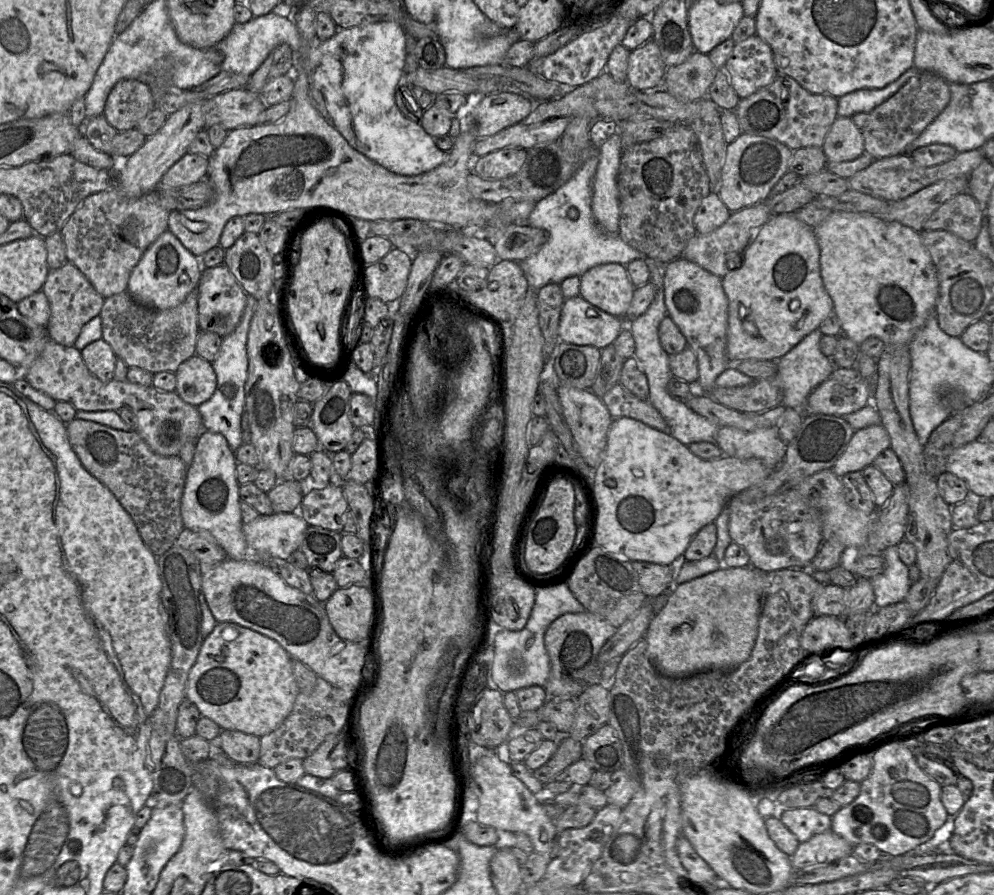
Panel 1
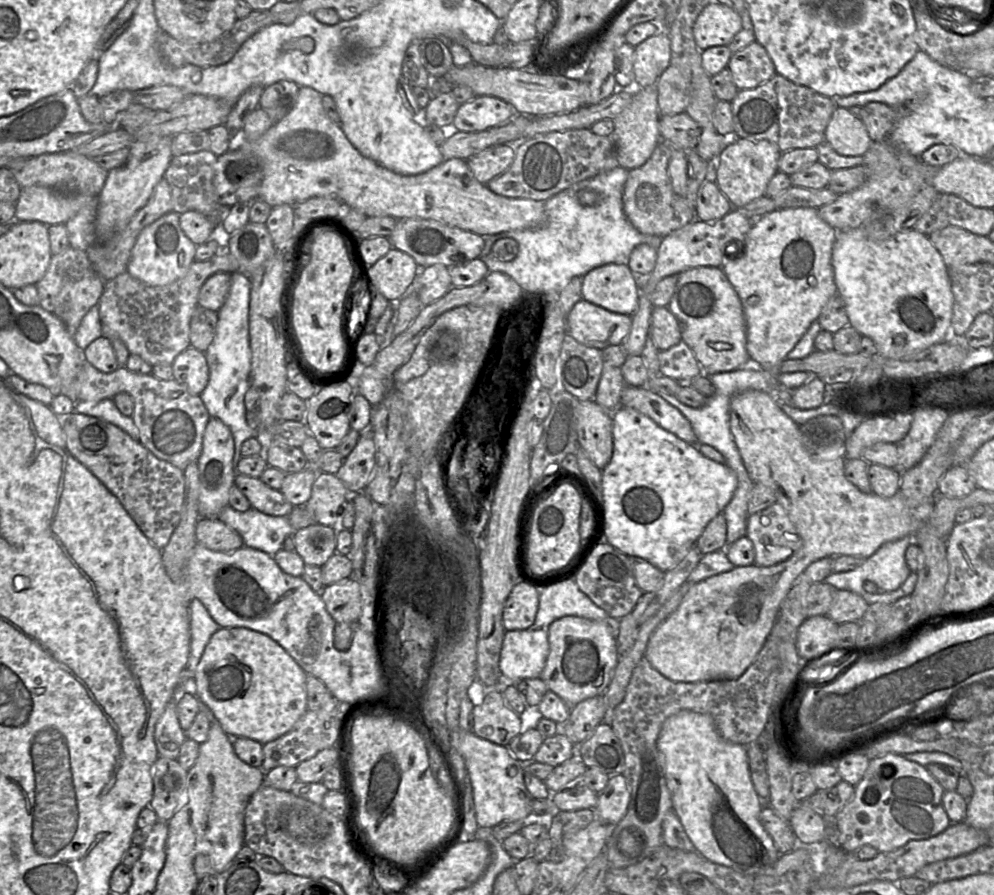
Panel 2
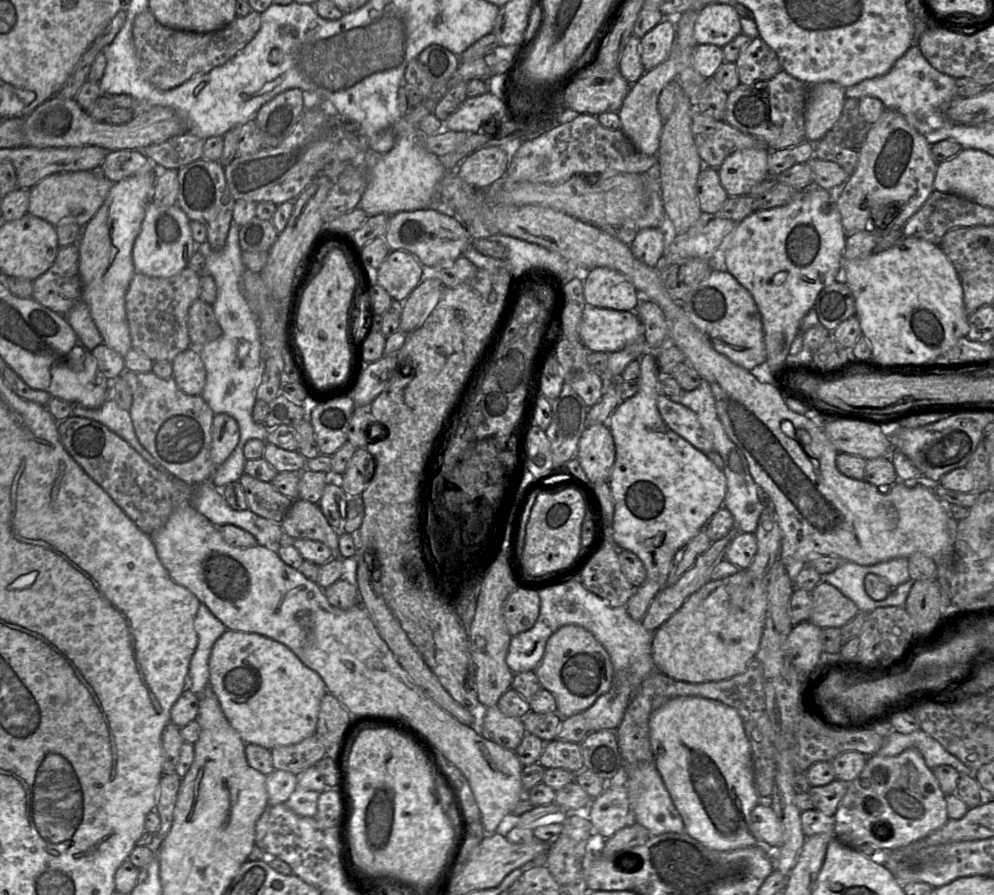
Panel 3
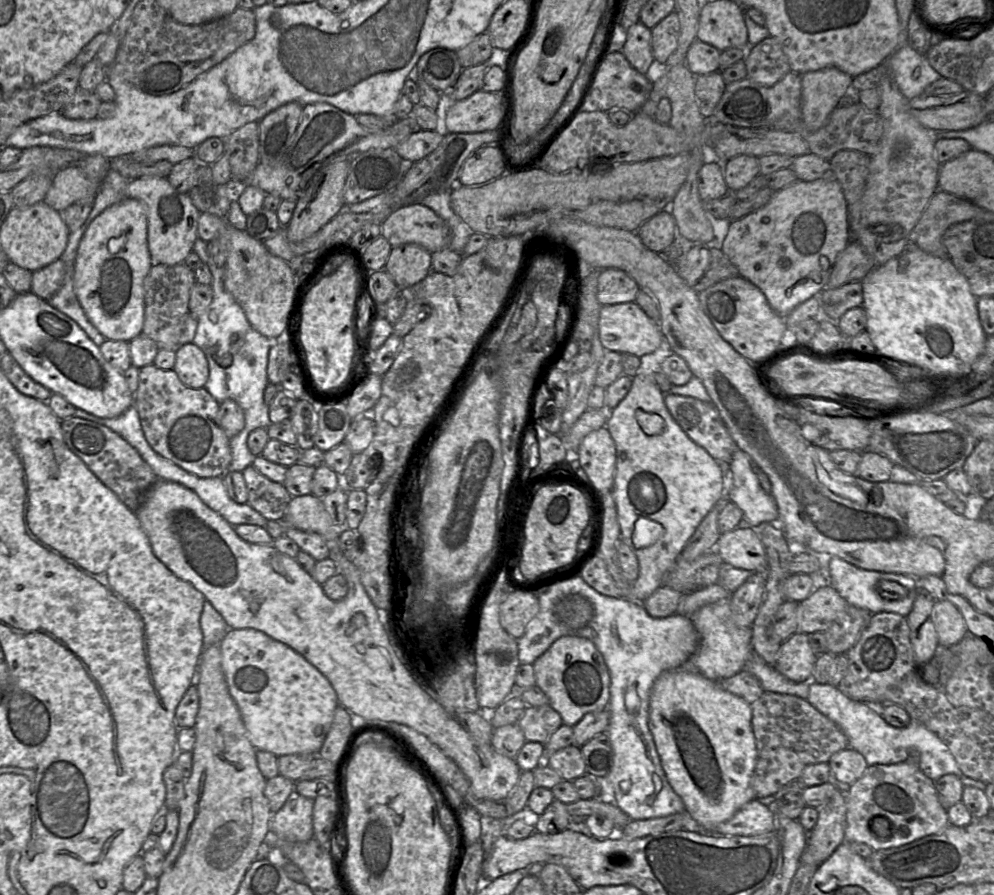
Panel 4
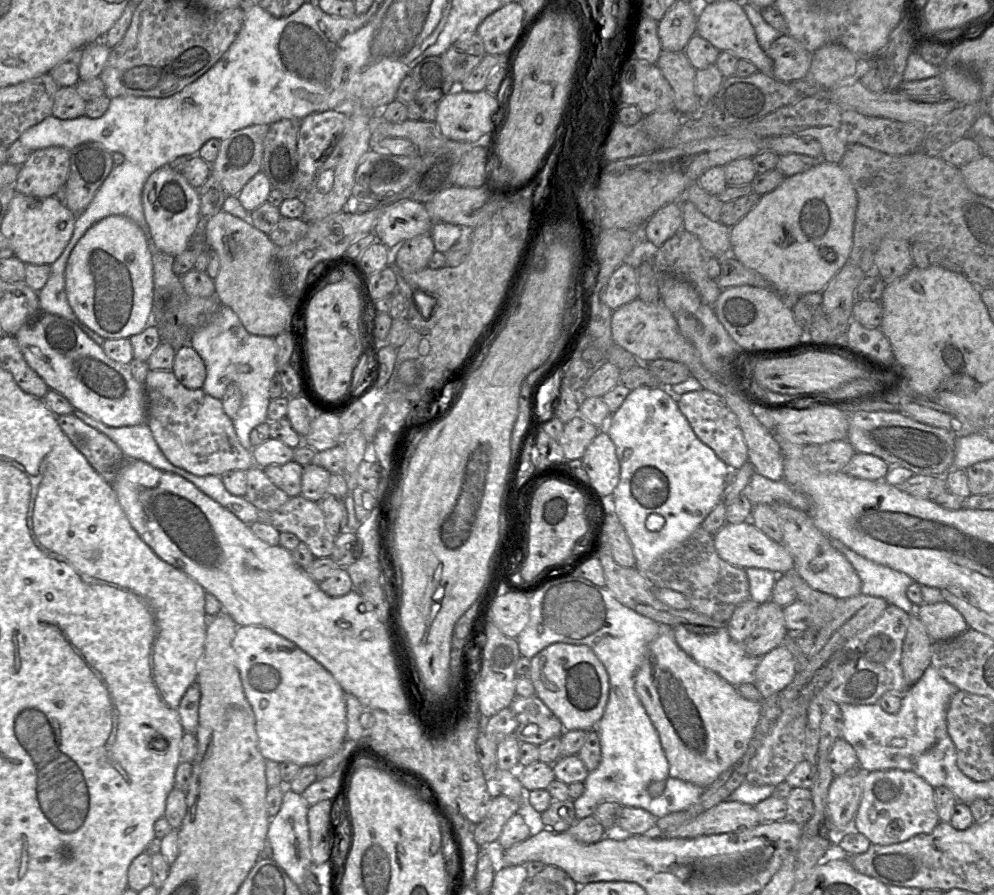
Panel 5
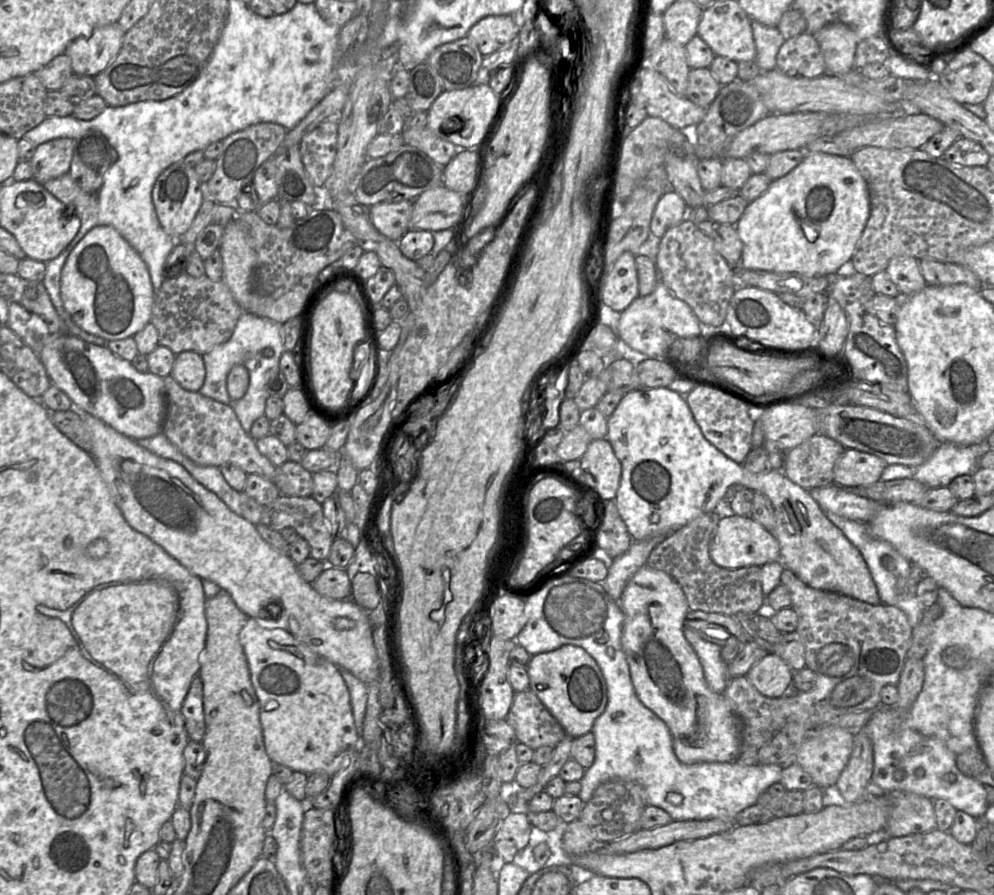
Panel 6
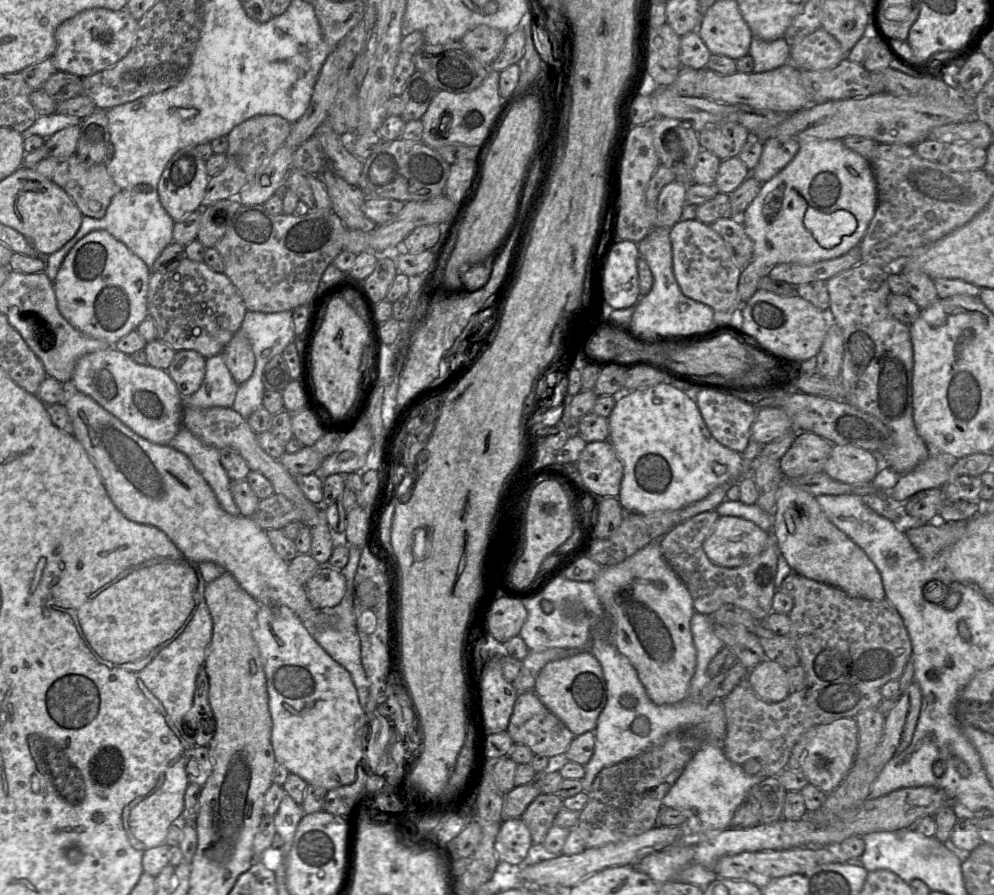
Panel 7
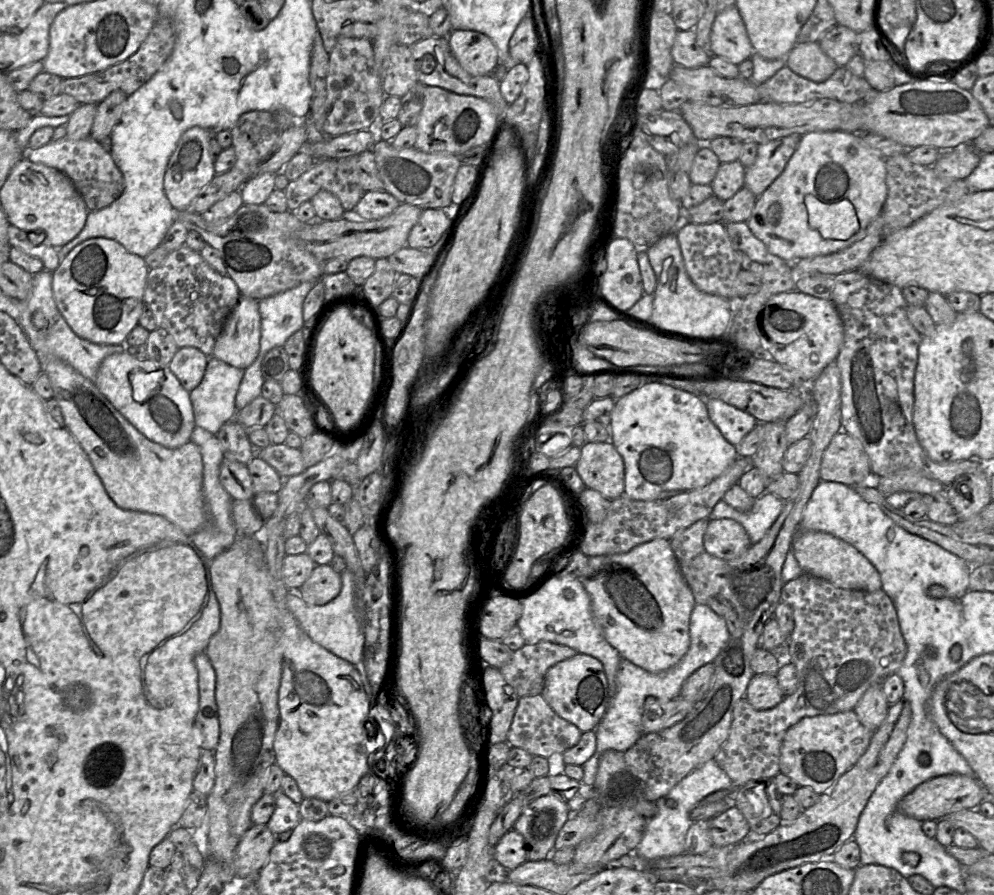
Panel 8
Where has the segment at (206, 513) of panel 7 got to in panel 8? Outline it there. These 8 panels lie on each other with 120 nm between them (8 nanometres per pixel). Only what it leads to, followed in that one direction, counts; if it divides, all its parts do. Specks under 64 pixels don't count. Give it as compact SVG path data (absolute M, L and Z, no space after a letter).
M38 353L42 371L48 376L65 421L65 428L89 458L109 498L123 510L155 514L164 517L188 536L199 531L207 520L202 493L203 463L200 450L191 441L170 449L150 441L136 430L100 393L95 384L70 365L50 354Z

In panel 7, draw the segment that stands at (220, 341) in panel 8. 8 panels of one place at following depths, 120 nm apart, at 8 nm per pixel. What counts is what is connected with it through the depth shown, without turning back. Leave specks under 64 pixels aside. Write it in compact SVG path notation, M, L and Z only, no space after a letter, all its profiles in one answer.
M237 331L221 352L231 376L239 385L250 378L255 367L255 356L249 340Z

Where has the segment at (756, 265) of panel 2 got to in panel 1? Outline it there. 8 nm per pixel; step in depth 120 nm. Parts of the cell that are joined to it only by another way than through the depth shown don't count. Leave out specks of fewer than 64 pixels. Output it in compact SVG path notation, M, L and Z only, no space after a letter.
M794 213L773 214L768 221L759 229L750 245L745 249L743 255L739 257L739 262L729 264L731 258L727 260L727 267L735 265L736 269L728 271L722 278L722 287L728 299L728 329L727 329L727 357L730 365L748 359L776 360L796 346L805 336L813 330L819 328L823 320L833 310L833 301L826 291L820 274L820 249L815 235L815 229L808 224L798 220Z

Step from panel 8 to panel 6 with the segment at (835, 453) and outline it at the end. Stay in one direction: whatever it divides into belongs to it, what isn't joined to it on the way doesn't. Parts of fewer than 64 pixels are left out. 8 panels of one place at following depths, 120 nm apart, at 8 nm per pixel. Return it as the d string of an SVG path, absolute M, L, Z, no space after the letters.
M846 449L834 466L834 483L842 487L868 485L881 480L888 463L856 449Z

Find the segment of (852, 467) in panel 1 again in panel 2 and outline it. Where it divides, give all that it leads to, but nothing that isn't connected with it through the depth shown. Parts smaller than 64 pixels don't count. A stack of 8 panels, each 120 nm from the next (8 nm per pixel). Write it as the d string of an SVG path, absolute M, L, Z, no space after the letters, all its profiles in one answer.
M913 413L889 417L865 418L848 436L845 459L862 458L863 451L878 442L897 443L910 430Z

